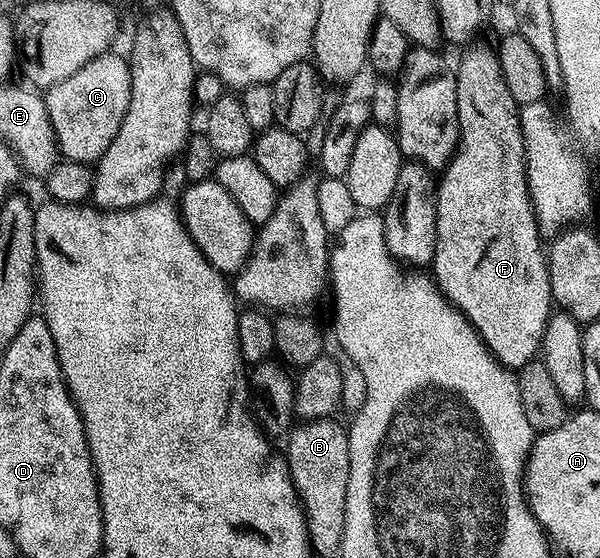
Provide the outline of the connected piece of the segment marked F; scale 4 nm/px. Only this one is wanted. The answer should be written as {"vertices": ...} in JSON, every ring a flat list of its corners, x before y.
{"vertices":[[473,43,463,49,464,57,460,65,455,65,456,89,458,90,458,126,460,127,460,143,448,167,439,173,436,185,436,249,432,255,430,265,431,275,440,287,444,297,455,308,464,313,470,323,475,326,476,333,484,339,484,344,489,352,506,368,519,370,524,365,537,359,540,351,540,340,544,337,544,324,554,311,550,278,548,277,548,262,545,249,540,249,541,225,538,223,536,213,532,211,532,200,528,196,528,171,524,158,524,131,520,125,521,105,516,103,514,94,510,94,506,82,502,78,500,58,495,47,487,48,484,44]]}

